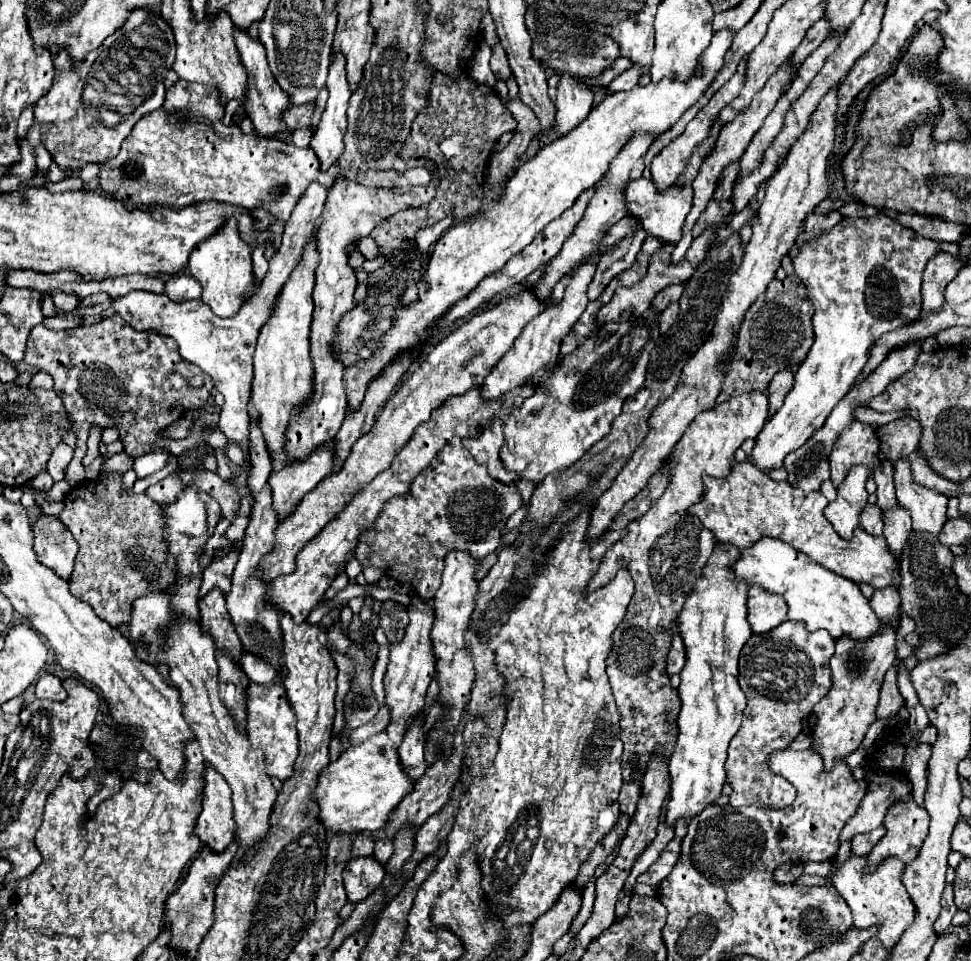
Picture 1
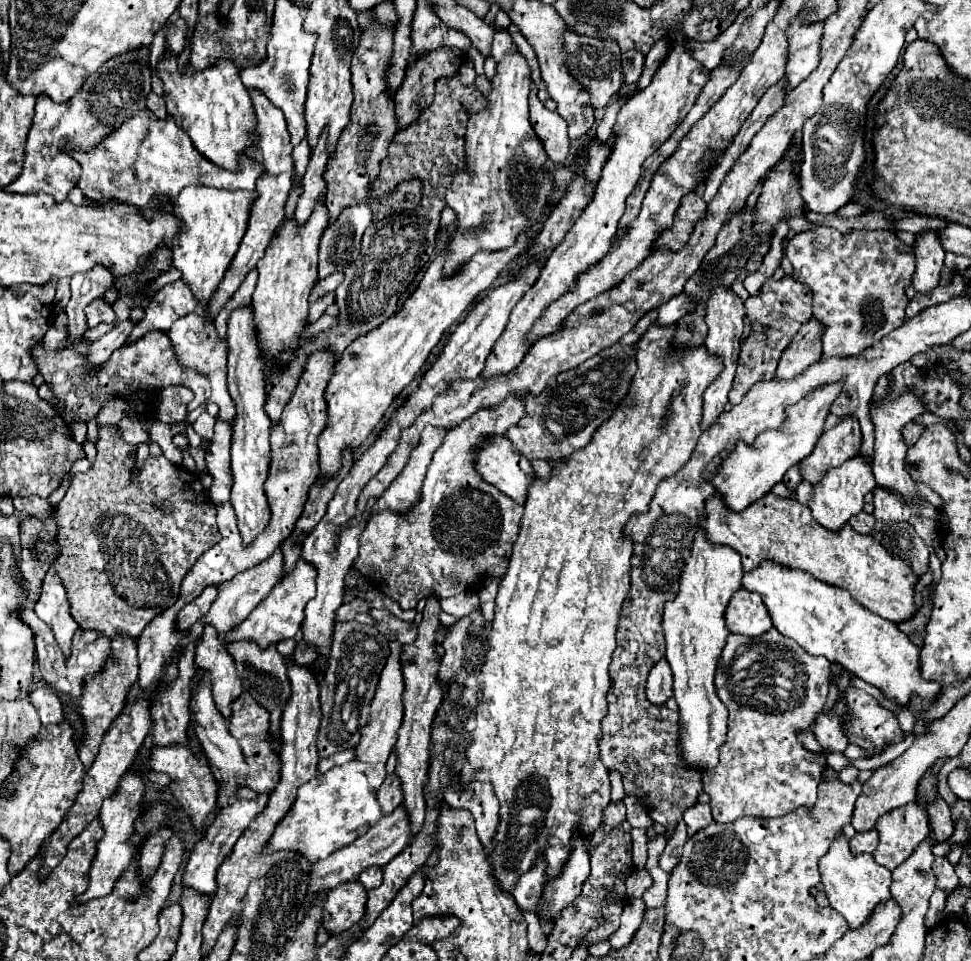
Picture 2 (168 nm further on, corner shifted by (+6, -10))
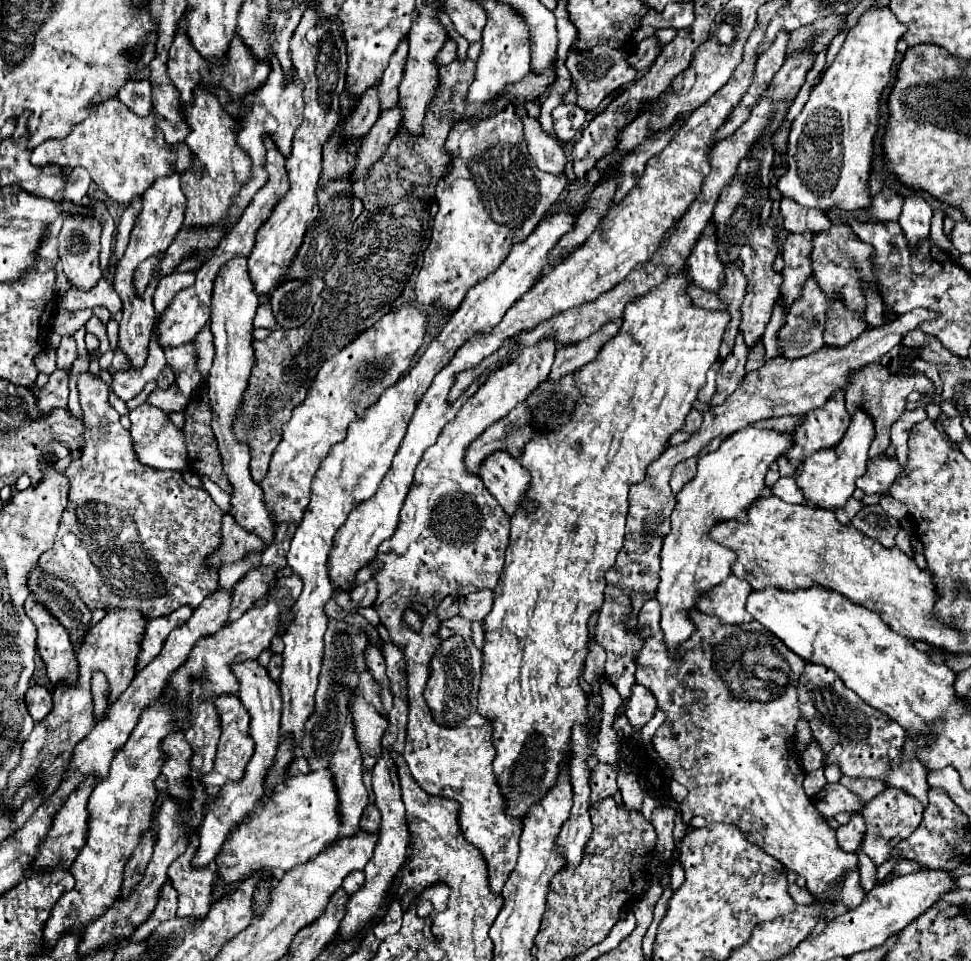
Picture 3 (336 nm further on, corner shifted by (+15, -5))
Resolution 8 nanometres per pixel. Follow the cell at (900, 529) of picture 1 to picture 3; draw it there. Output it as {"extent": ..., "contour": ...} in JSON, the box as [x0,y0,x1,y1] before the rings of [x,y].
{"extent":[857,457,899,495],"contour":[[[881,457],[877,461],[869,461],[867,473],[857,479],[857,487],[863,489],[865,495],[883,495],[897,479],[897,473],[899,473],[899,463],[895,459]]]}

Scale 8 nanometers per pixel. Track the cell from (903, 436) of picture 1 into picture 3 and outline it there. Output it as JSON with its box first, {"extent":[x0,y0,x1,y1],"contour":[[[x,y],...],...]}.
{"extent":[891,407,927,478],"contour":[[[917,407],[913,411],[907,411],[905,415],[901,415],[893,427],[891,427],[891,443],[893,447],[897,449],[897,460],[901,466],[900,473],[897,478],[905,478],[906,474],[906,463],[909,459],[909,447],[907,447],[907,439],[911,432],[911,427],[919,421],[923,421],[927,415],[925,415],[925,409],[923,407]]]}

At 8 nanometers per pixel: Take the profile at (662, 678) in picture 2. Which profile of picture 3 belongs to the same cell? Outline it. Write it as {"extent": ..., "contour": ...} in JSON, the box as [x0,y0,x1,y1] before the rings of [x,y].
{"extent":[625,683,657,727],"contour":[[[635,683],[631,689],[629,705],[625,709],[629,723],[633,727],[643,727],[655,715],[655,709],[657,709],[657,701],[653,699],[653,693],[647,687]]]}

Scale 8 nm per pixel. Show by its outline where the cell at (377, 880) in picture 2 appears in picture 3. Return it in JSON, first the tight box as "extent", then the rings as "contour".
{"extent":[343,871,365,895],"contour":[[[353,871],[349,877],[345,877],[343,889],[345,889],[349,895],[353,895],[355,891],[359,891],[359,889],[363,887],[363,883],[365,883],[365,873],[363,873],[363,871]]]}

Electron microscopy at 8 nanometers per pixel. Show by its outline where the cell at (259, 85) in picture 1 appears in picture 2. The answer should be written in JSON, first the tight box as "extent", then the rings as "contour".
{"extent":[204,90,294,318],"contour":[[[250,90],[252,94],[252,104],[256,110],[256,118],[258,118],[258,144],[246,150],[246,156],[252,162],[258,162],[264,172],[256,182],[256,190],[258,190],[258,198],[252,204],[250,210],[250,220],[248,220],[248,230],[242,238],[240,250],[234,256],[230,270],[226,270],[226,278],[222,278],[222,286],[218,286],[218,294],[214,294],[214,302],[210,302],[210,310],[204,310],[206,318],[216,318],[218,312],[224,308],[224,304],[232,298],[232,294],[238,290],[238,286],[244,282],[246,274],[256,268],[256,262],[264,256],[266,246],[270,244],[274,232],[282,226],[284,222],[284,204],[288,200],[288,192],[292,188],[292,174],[294,174],[294,160],[292,160],[292,144],[290,144],[290,134],[286,130],[286,120],[282,110],[274,108],[268,98],[264,94],[260,94],[258,90]]]}

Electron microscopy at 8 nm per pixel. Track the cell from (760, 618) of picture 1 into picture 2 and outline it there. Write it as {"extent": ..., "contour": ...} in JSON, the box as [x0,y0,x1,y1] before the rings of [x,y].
{"extent":[724,588,772,638],"contour":[[[740,588],[738,594],[730,598],[730,604],[724,612],[726,628],[732,634],[742,634],[756,638],[772,628],[772,618],[760,598],[760,594]]]}

